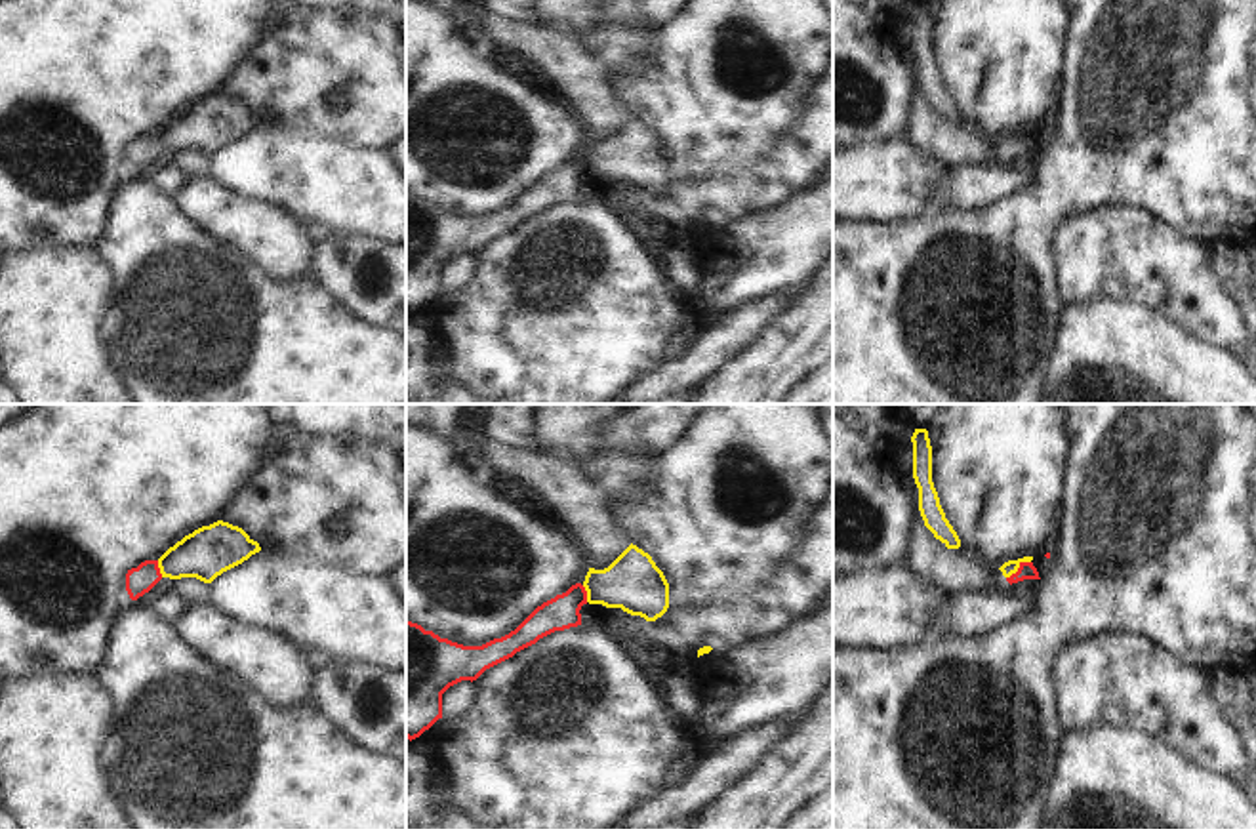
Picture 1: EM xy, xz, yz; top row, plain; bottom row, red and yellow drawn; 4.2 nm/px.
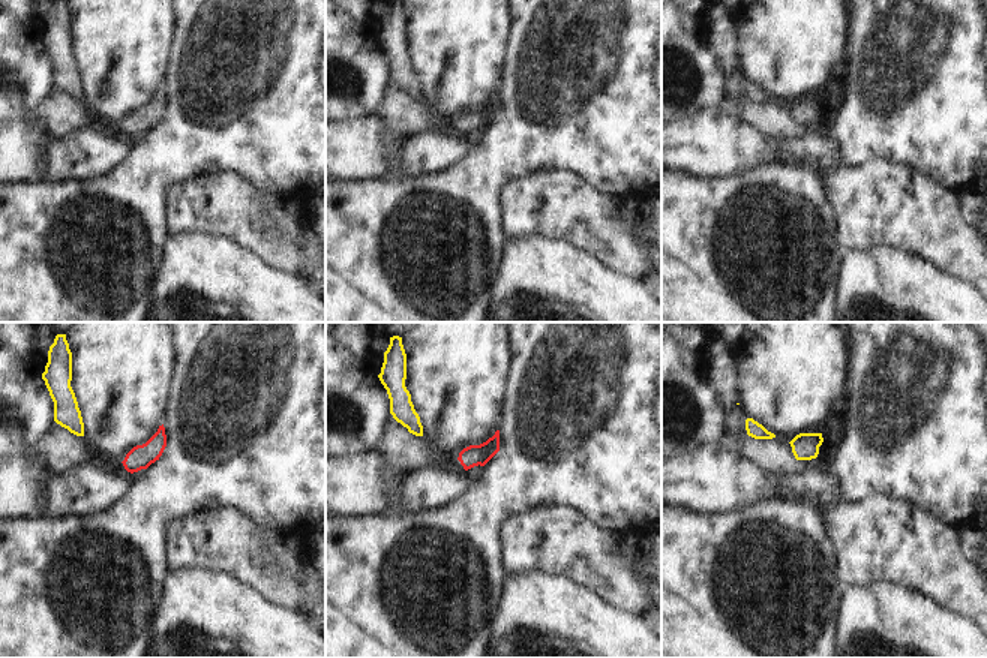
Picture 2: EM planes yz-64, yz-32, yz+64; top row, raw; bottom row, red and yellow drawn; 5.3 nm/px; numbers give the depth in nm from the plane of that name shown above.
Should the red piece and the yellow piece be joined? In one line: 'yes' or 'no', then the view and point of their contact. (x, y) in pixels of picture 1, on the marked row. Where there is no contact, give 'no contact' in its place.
yes; contact yz (1018, 568)

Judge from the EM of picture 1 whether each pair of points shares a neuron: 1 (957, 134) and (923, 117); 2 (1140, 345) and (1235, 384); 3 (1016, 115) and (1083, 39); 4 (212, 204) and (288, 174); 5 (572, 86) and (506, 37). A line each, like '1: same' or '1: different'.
1: same
2: same
3: different
4: different
5: same

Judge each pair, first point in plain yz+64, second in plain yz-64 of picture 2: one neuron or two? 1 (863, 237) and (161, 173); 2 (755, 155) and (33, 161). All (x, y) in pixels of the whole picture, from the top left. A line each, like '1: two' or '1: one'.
1: two
2: one

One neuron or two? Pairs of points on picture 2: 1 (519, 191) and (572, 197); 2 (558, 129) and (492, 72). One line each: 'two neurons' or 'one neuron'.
1: one neuron
2: two neurons

